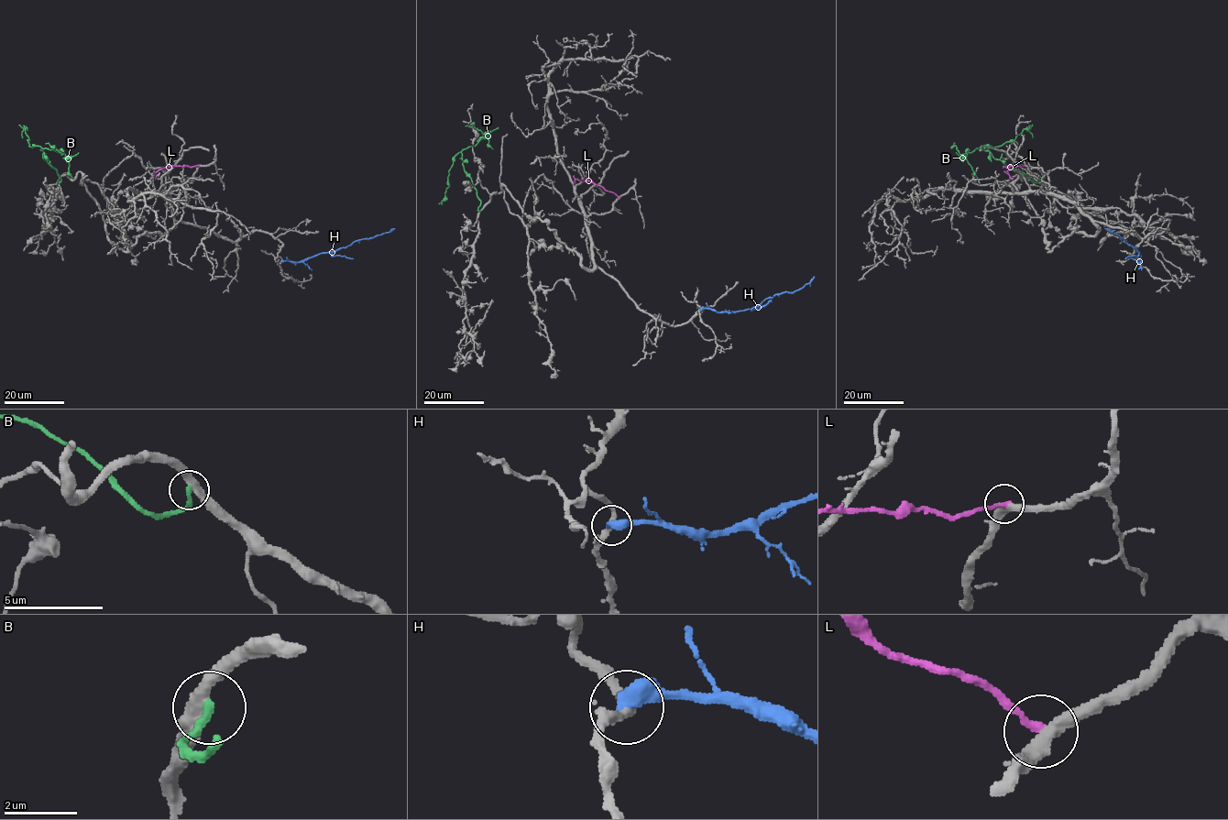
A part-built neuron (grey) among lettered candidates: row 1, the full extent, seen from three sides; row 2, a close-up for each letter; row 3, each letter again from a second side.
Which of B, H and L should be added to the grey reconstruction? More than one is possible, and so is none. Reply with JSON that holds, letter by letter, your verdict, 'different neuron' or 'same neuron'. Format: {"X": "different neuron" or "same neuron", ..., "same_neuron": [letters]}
{"B": "different neuron", "H": "different neuron", "L": "different neuron", "same_neuron": []}

